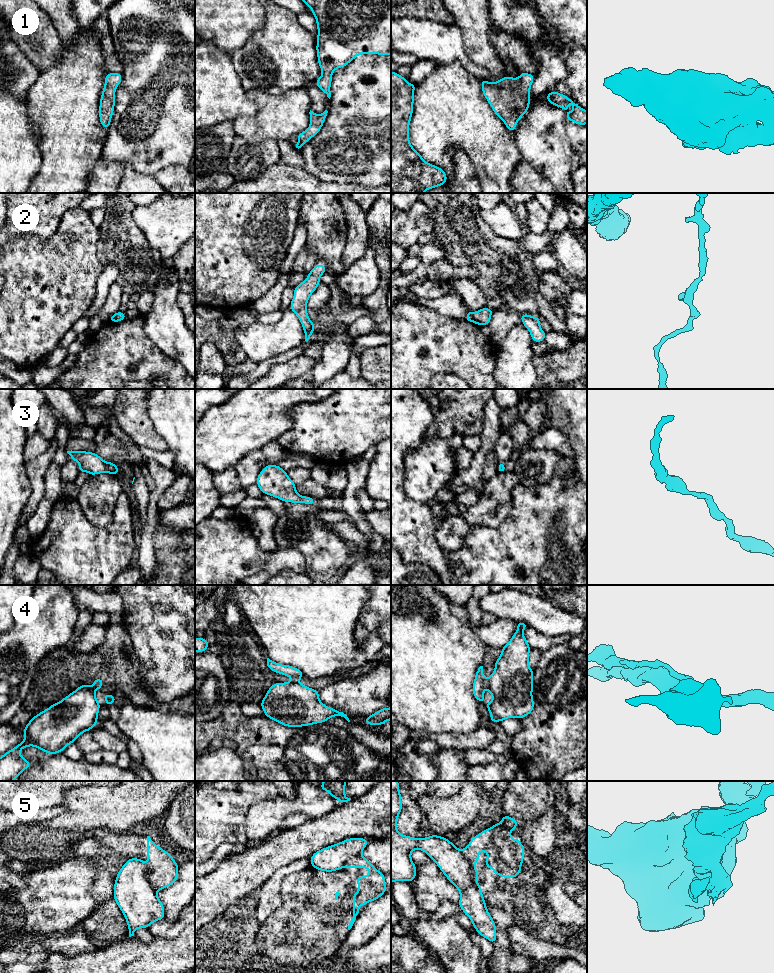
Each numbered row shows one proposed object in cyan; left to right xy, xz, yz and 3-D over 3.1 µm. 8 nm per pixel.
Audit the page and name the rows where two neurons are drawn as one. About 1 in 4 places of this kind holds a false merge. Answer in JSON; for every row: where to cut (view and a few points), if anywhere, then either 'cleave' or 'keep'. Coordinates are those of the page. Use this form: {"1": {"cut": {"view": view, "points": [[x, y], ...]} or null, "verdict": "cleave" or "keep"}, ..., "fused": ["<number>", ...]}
{"1": {"cut": null, "verdict": "keep"}, "2": {"cut": null, "verdict": "keep"}, "3": {"cut": null, "verdict": "keep"}, "4": {"cut": {"view": "yz", "points": [[485, 679], [486, 685]]}, "verdict": "cleave"}, "5": {"cut": {"view": "yz", "points": [[461, 851], [471, 865], [471, 880], [481, 892]]}, "verdict": "cleave"}, "fused": ["4", "5"]}

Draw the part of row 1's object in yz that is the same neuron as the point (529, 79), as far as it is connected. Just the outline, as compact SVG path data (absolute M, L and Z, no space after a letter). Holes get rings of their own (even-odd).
M521 72L518 79L506 76L495 83L481 80L486 100L510 132L515 130L516 124L529 109L533 81L534 75L525 72Z

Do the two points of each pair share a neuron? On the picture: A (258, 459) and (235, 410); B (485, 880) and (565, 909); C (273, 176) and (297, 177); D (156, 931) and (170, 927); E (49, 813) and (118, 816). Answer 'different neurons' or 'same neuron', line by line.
A: different neurons
B: different neurons
C: same neuron
D: same neuron
E: different neurons

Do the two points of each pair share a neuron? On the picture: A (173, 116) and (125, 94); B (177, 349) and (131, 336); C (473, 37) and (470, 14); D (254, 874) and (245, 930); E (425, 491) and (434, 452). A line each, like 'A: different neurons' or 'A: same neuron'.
A: same neuron
B: different neurons
C: same neuron
D: different neurons
E: same neuron

